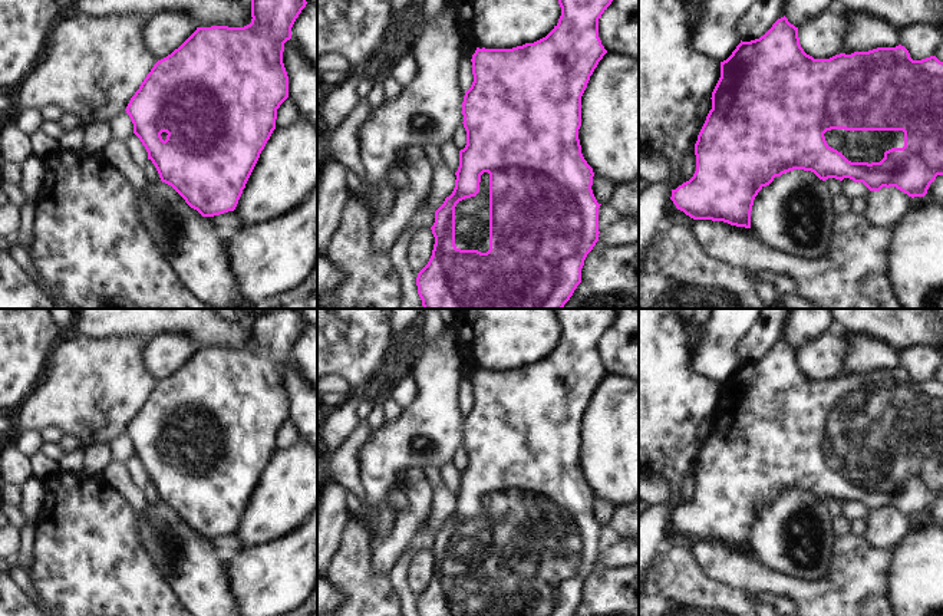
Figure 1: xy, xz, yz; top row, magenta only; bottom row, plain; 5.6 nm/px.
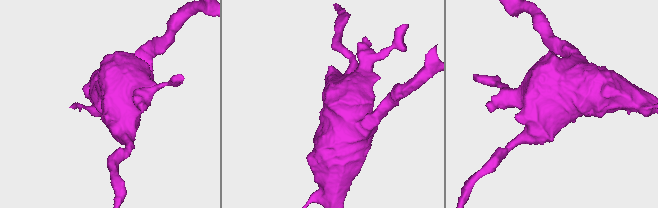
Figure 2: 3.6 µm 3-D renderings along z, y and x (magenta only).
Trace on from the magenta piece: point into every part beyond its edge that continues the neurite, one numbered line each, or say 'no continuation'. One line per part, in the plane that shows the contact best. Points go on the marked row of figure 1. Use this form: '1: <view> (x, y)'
1: xz (471, 214)

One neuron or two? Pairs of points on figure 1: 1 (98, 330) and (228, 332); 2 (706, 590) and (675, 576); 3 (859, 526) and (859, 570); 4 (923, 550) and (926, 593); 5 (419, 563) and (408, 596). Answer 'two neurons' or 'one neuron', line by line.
1: one neuron
2: one neuron
3: two neurons
4: one neuron
5: two neurons

